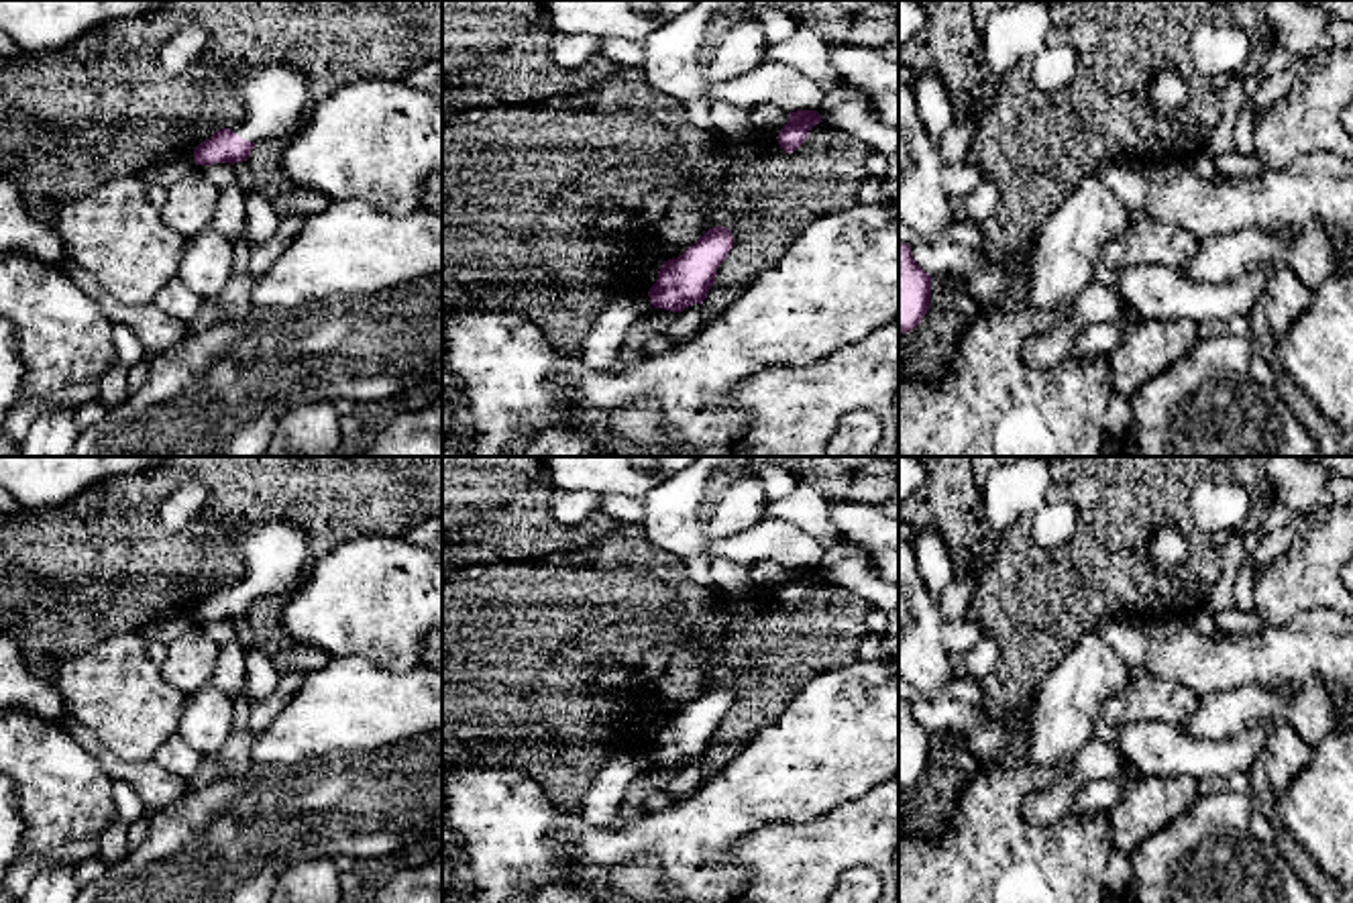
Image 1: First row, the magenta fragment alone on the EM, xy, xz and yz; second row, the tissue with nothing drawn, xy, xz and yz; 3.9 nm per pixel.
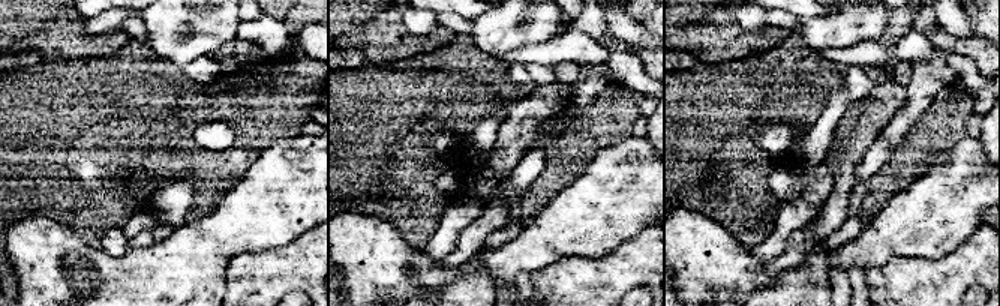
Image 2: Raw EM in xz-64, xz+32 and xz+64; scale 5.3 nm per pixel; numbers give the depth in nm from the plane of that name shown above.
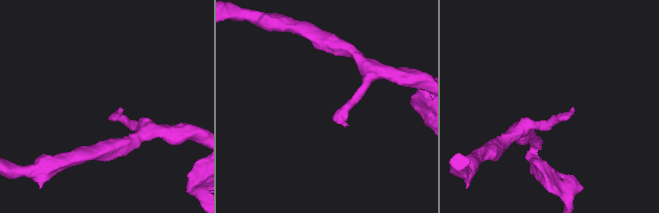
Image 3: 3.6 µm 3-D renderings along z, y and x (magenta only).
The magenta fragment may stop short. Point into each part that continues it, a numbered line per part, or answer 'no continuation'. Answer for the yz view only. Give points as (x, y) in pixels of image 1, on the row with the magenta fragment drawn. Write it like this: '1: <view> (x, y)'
no continuation

